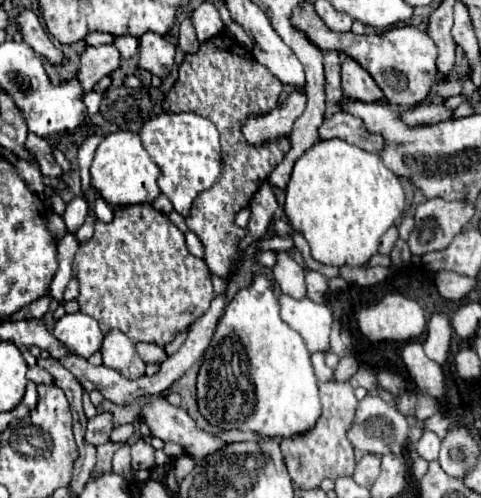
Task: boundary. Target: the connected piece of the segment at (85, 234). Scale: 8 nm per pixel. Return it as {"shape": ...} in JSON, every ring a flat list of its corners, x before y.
{"shape":[[89,203,89,215,85,223,75,233,76,239,79,242,86,242,86,240,89,240,93,236,95,220,96,215,93,205]]}

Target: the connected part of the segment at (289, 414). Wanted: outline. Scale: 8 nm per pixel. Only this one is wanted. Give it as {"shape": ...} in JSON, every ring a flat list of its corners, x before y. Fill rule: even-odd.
{"shape":[[254,274,252,284,238,290,226,306,198,372,198,404,204,418,208,392,212,412,224,414,226,420,222,418,222,422,230,420,230,424,236,424,240,430,292,438,316,424,322,410,318,380,304,340,280,318,278,296,276,286,266,274]]}

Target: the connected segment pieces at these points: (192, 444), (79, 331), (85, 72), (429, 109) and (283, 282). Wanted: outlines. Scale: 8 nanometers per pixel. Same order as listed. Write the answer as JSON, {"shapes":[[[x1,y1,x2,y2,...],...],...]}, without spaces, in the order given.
{"shapes":[[[154,398,144,404,140,416,148,424,152,436,164,442,180,444,196,460,224,446,216,436,200,430,196,422,186,414,186,410,168,404,166,398]],[[82,312,62,316,56,322,54,336,82,358,90,358,94,352,98,352,104,340,98,322]],[[104,44,104,46,86,46,84,52,80,54,80,82,84,92,90,92,92,86,112,74,120,66,120,52,116,50,114,44]],[[420,104,414,110,408,110,402,114,402,120,410,126,414,124,436,124,442,120,450,120,454,114,452,108,446,108,444,104]],[[276,252,278,262,272,268,274,280,280,288,282,294,288,294,290,298,306,298,306,282,304,282,304,270,286,254,286,252]]]}

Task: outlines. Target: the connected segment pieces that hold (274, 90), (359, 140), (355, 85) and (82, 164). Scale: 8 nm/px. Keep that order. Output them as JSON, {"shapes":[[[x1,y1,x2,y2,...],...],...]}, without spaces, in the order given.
{"shapes":[[[224,34,202,42,198,52,186,54,178,74,180,76,174,88,162,100,162,110,170,114,194,112,208,118,220,132,222,174,216,186,196,196,192,204,192,214,186,218,186,224,200,238,206,250,204,260,210,272,226,278,228,270,238,262,236,244,244,236,244,230,234,224,234,216,250,204,258,186,282,162,290,149,287,139,250,146,244,140,240,128,250,112,260,114,278,106,282,84,264,66,260,66,242,44,238,44,236,40,224,40]],[[336,112,332,118,324,118,322,126,318,128,318,138,320,140,330,140,330,138,340,138,346,140,348,144,356,144,368,152,380,152,382,150,382,138,368,134,360,120,346,114,346,112]],[[350,56,342,62,342,92,362,102,378,102,384,98,374,78]],[[91,135,81,144,78,149,78,166,80,170,82,192,91,186,91,176,89,168,91,166,94,153,100,142,104,139,101,135]]]}

